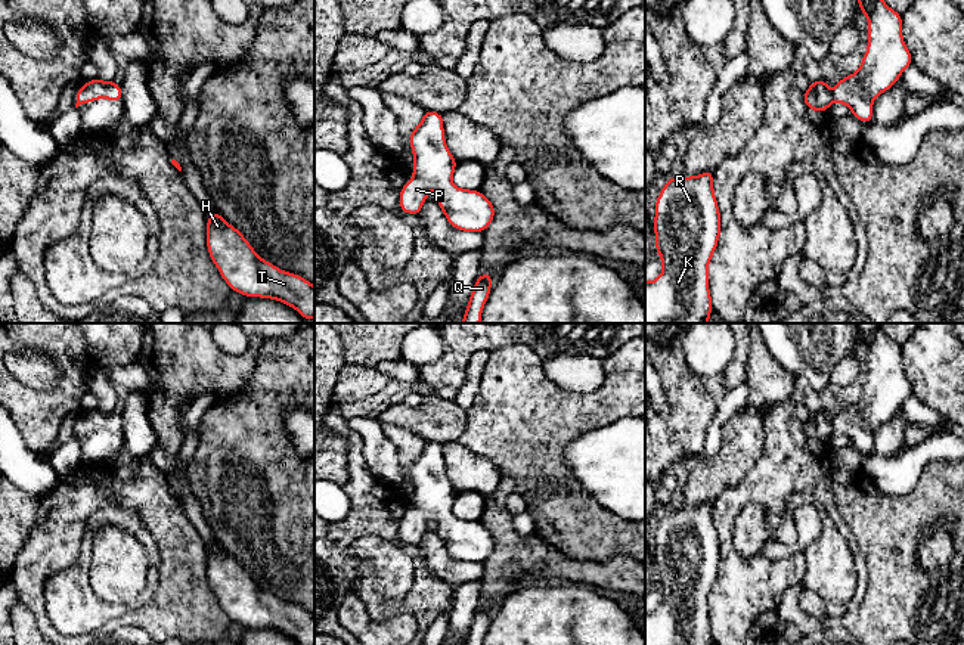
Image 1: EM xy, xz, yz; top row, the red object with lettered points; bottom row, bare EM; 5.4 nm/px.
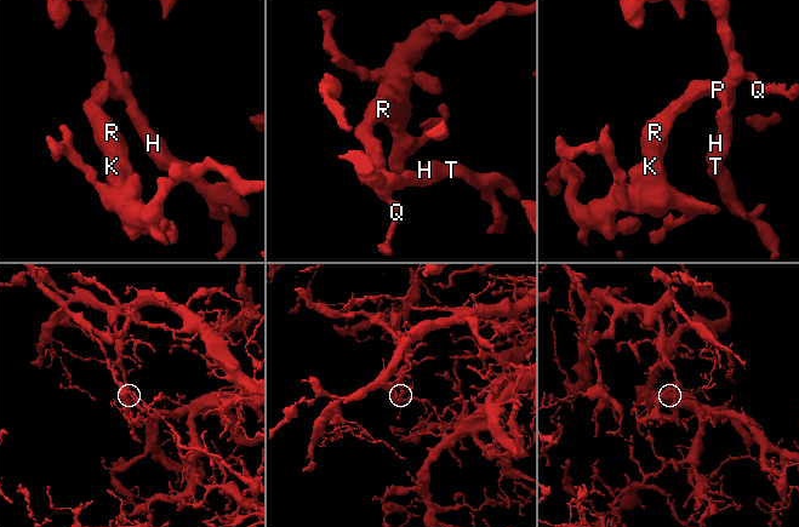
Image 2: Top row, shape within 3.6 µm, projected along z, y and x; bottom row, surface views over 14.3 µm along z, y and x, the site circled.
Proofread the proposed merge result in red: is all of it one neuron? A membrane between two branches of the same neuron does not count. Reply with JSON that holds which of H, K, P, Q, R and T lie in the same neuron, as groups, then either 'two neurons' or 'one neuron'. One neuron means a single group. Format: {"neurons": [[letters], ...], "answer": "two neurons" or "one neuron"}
{"neurons": [["H", "K", "P", "Q", "R", "T"]], "answer": "one neuron"}

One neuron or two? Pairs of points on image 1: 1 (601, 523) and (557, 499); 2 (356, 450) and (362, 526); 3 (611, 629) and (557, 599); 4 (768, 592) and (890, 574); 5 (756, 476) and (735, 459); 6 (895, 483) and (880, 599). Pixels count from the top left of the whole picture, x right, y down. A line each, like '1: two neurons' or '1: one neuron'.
1: one neuron
2: one neuron
3: one neuron
4: two neurons
5: two neurons
6: two neurons

